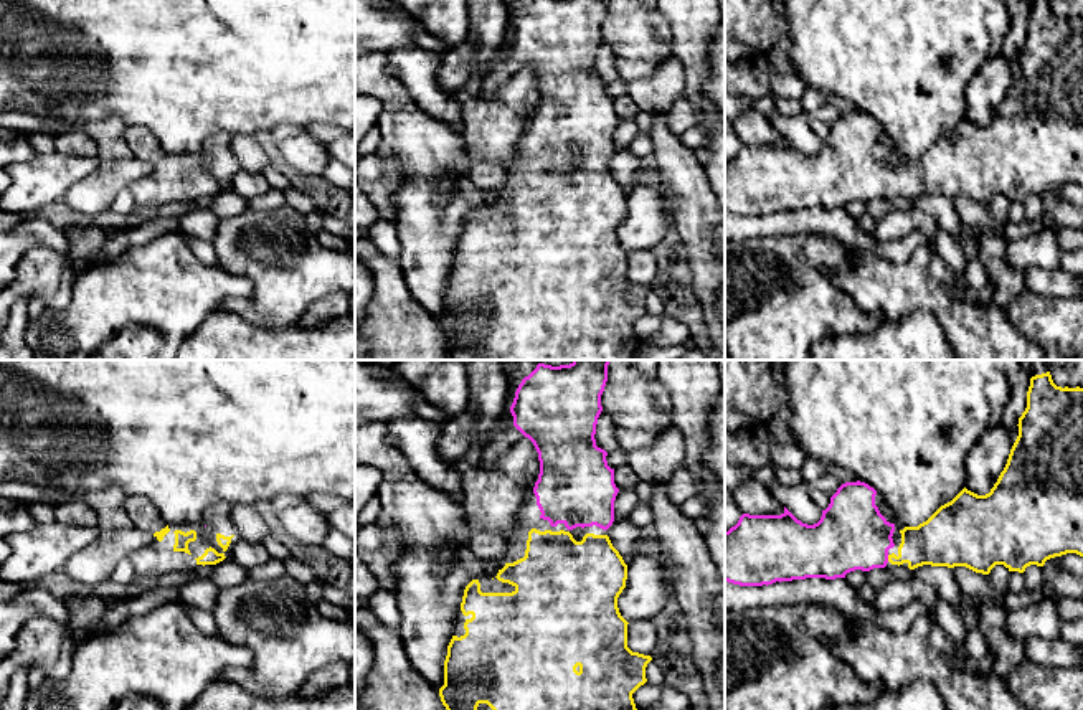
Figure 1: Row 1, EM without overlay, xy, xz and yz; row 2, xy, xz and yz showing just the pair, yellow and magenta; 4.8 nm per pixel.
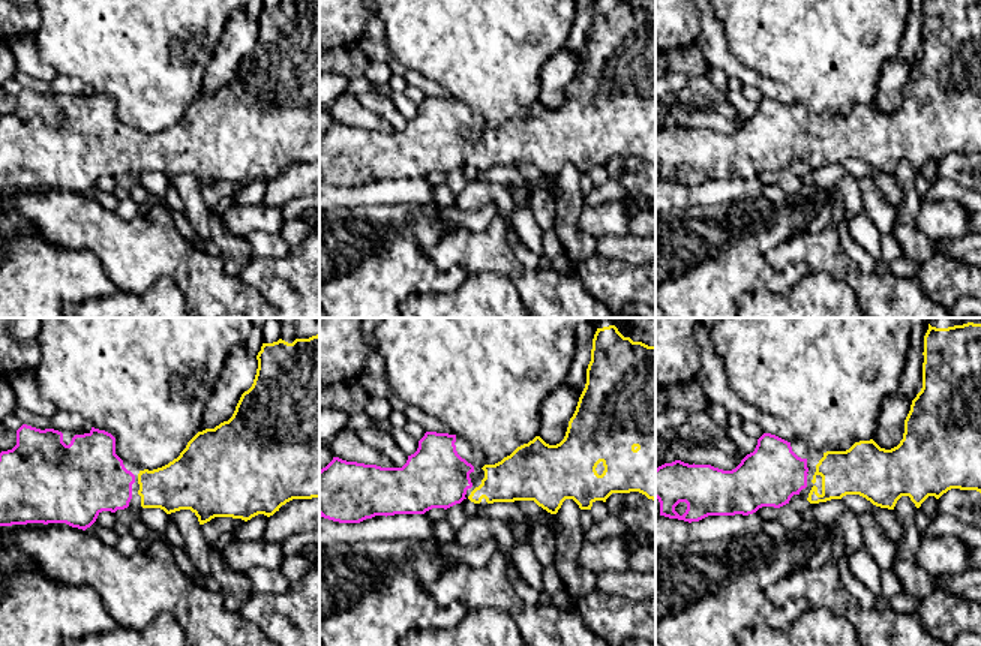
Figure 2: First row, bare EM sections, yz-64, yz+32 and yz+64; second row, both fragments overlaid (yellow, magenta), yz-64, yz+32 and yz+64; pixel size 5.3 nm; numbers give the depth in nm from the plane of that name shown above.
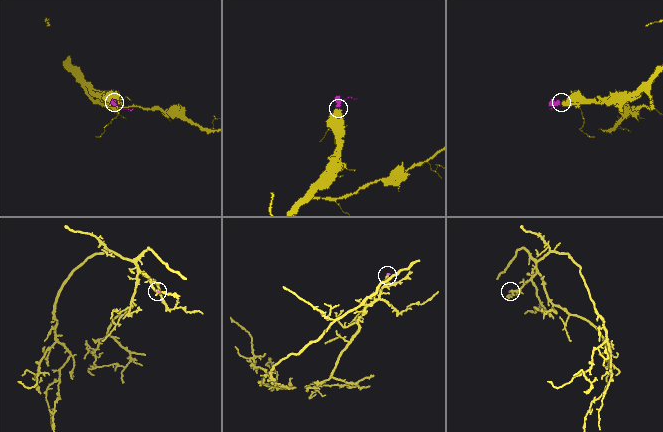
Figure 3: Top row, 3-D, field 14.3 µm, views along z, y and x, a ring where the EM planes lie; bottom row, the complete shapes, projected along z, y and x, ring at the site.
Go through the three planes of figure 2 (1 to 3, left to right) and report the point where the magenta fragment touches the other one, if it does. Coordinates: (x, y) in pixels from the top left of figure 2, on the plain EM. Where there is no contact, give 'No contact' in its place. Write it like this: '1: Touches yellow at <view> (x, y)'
1: No contact
2: No contact
3: No contact

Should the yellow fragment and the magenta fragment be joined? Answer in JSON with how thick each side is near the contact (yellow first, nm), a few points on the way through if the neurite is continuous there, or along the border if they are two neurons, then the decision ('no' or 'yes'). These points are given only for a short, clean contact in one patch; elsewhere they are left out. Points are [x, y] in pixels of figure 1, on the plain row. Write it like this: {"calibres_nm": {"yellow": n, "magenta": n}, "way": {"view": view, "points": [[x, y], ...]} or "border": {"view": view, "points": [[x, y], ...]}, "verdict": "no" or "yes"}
{"calibres_nm": {"yellow": 240, "magenta": 340}, "way": {"view": "yz", "points": [[936, 172], [889, 189], [877, 187], [852, 164]]}, "verdict": "yes"}

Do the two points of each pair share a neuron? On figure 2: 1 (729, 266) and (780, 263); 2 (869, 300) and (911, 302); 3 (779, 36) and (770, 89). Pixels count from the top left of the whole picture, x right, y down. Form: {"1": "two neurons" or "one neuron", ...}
{"1": "two neurons", "2": "one neuron", "3": "two neurons"}

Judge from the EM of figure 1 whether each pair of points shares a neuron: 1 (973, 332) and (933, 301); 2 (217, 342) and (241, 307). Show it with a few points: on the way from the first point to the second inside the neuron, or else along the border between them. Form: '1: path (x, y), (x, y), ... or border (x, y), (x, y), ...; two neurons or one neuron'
1: path (963, 322), (943, 307); one neuron
2: border (218, 307), (236, 312), (256, 324), (273, 327); two neurons

